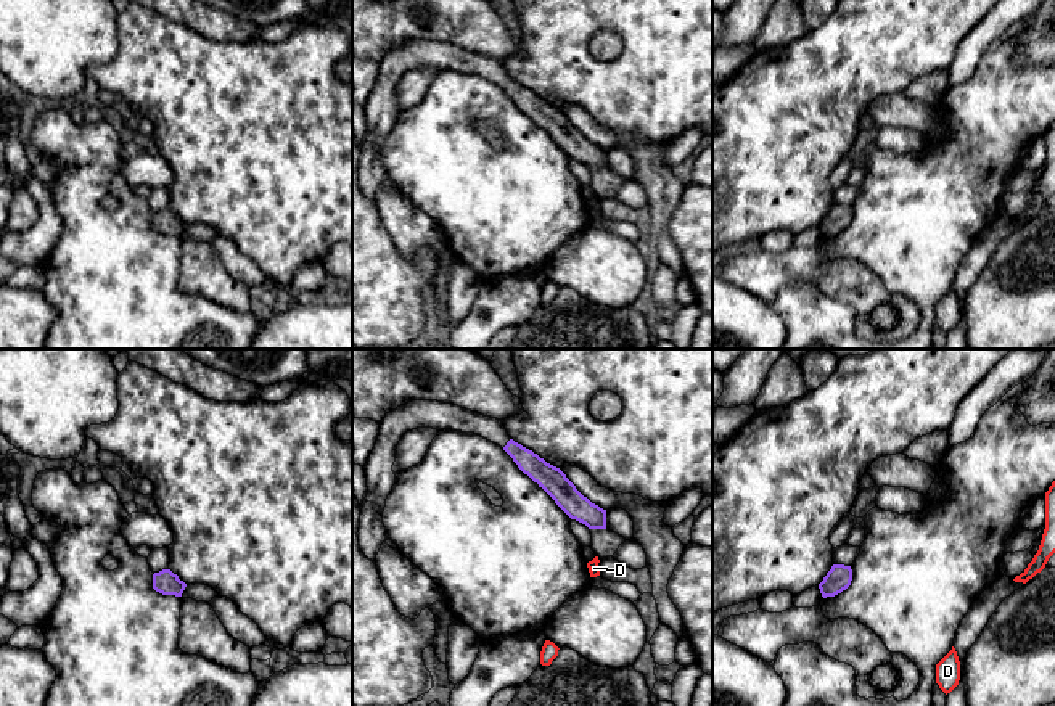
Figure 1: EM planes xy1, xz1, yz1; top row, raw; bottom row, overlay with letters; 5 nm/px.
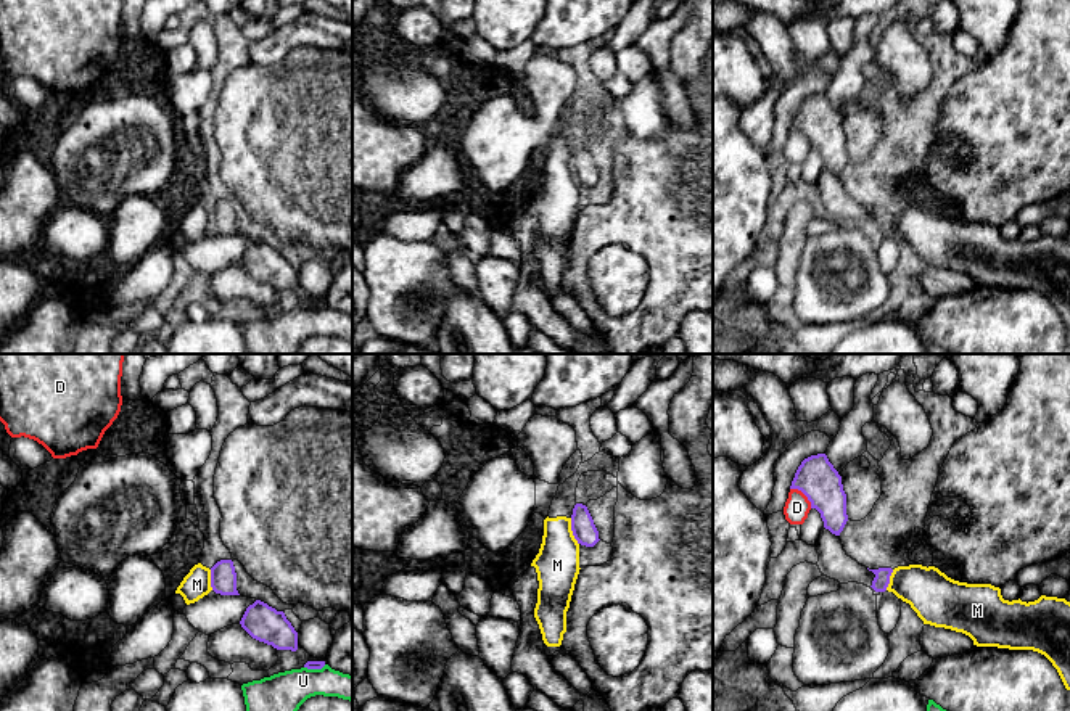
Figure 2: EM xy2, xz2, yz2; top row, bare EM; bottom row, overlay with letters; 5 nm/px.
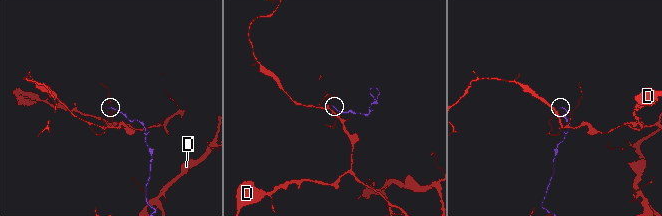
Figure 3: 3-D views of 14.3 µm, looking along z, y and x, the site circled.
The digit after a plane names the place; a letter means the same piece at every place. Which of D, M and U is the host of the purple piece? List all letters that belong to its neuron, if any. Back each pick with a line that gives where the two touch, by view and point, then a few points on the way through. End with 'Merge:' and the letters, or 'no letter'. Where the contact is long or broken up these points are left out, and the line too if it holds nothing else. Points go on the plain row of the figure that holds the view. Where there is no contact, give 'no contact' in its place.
Merge: no letter

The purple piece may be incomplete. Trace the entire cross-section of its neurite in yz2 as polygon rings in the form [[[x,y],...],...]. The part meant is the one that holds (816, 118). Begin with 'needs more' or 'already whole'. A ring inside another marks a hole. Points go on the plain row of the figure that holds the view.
already whole; [[[825,93],[805,98],[795,113],[790,129],[801,130],[811,142],[811,148],[821,153],[824,167],[840,175],[848,161],[846,134],[842,116]]]

